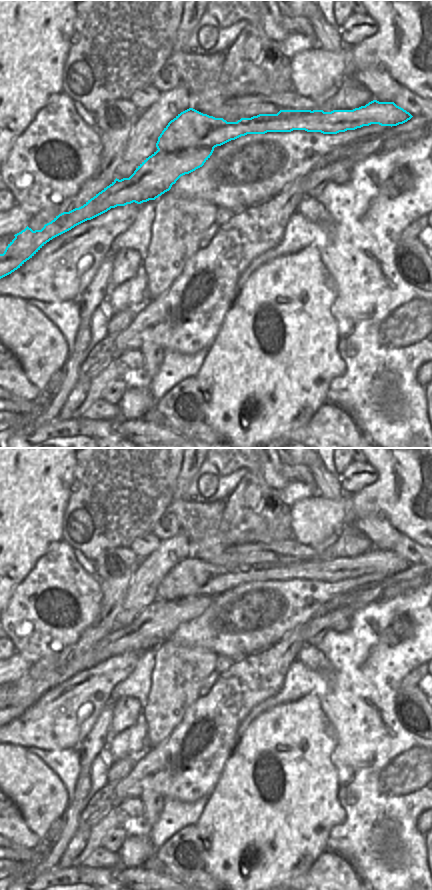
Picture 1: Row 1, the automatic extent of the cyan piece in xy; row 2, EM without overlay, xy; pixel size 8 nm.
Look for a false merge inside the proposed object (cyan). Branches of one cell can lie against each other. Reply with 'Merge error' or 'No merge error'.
Merge error.

